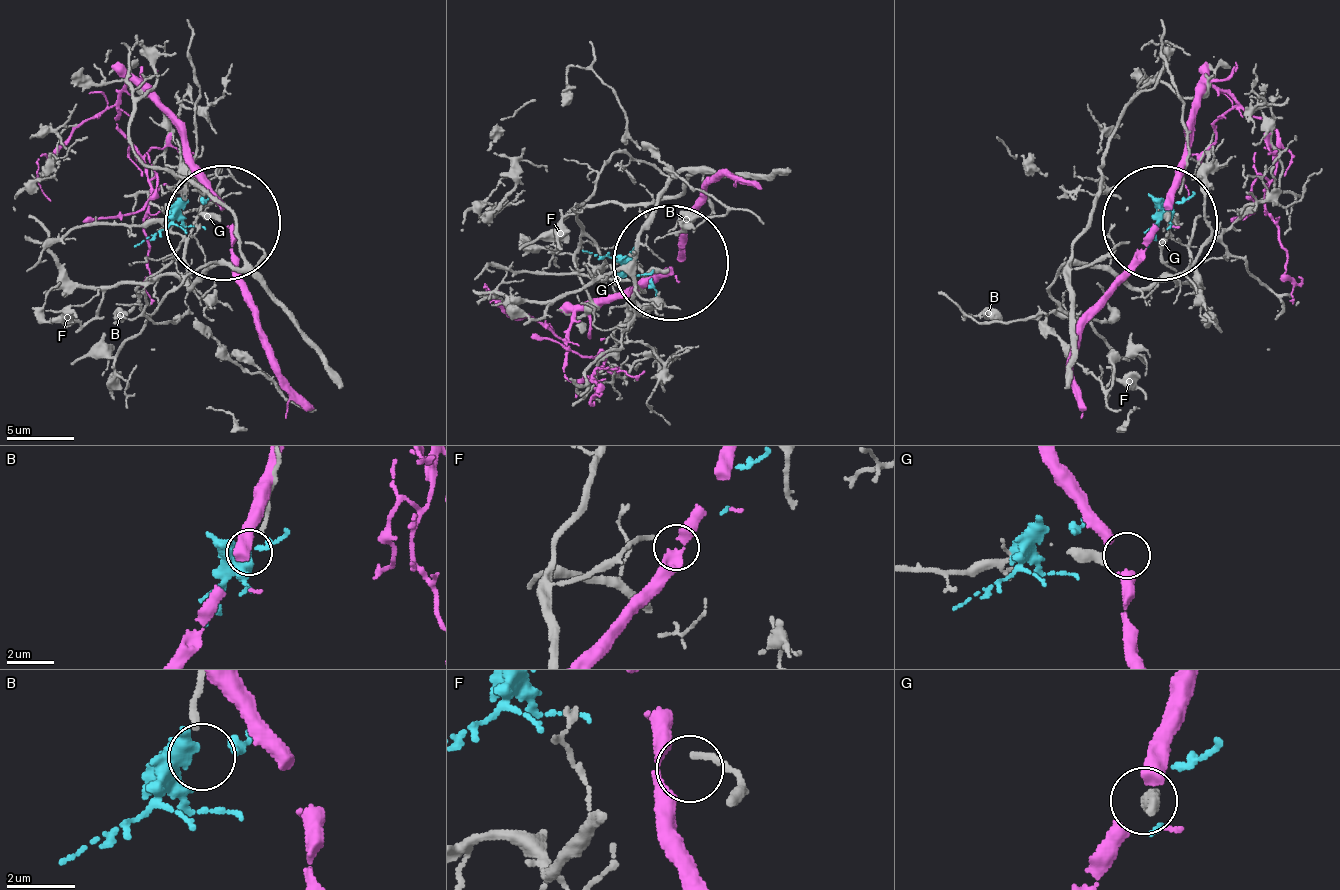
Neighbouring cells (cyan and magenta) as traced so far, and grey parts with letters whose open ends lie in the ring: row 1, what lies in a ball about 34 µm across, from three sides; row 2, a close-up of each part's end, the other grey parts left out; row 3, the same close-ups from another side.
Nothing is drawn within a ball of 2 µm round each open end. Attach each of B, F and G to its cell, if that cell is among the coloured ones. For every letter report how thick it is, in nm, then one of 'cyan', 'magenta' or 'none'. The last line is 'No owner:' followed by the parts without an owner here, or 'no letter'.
B: 180 nm thick; cyan
F: 160 nm thick; none
G: 380 nm thick; none
No owner: F, G

